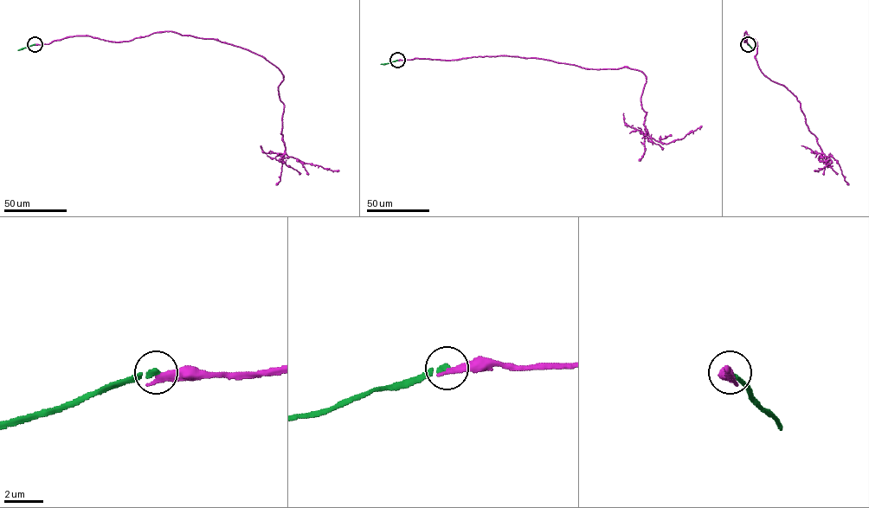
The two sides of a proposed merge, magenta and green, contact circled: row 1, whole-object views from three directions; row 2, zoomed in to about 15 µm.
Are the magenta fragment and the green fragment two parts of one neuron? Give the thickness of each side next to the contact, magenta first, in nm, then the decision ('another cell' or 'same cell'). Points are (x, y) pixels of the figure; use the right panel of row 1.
360 nm thick on the magenta side, 240 nm on the other; another cell

